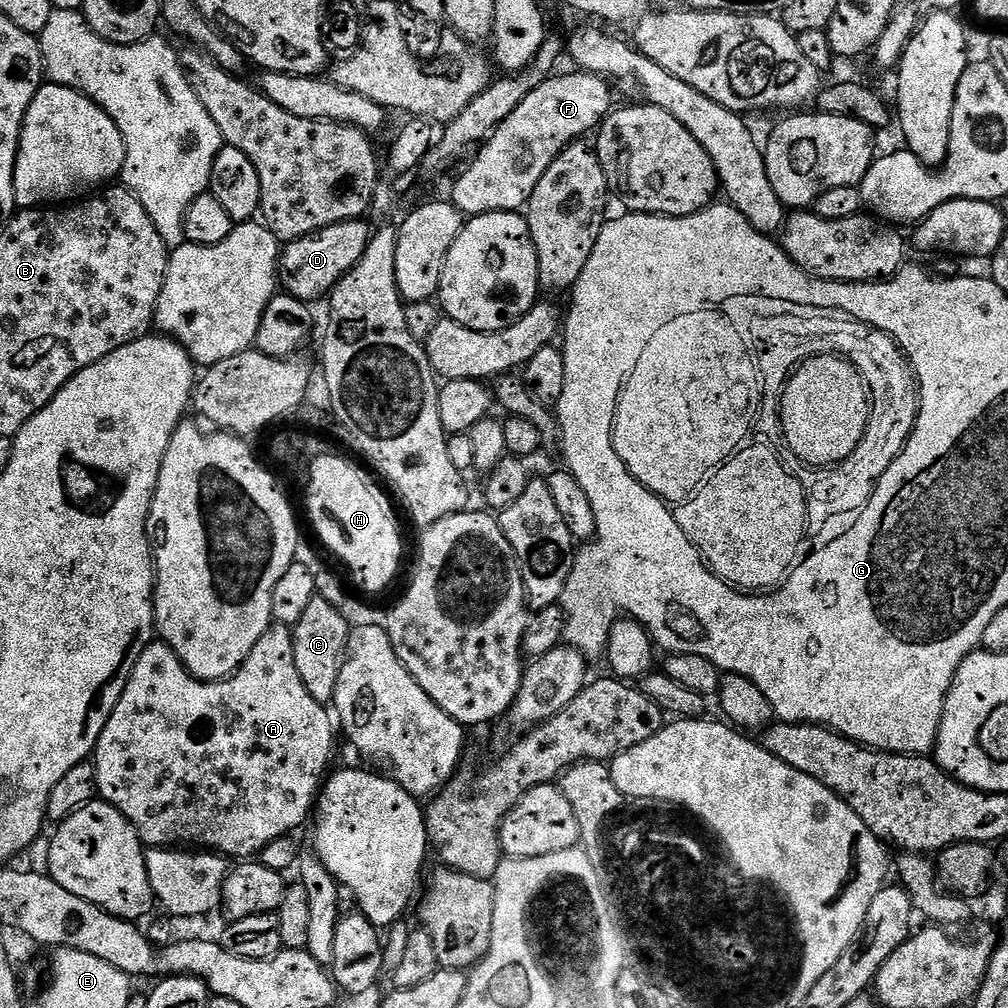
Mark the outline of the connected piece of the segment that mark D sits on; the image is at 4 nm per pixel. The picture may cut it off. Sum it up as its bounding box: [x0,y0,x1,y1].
[278,219,373,304]

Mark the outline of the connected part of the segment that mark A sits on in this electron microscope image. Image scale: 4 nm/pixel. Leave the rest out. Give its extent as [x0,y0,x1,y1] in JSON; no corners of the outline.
[94,626,334,858]

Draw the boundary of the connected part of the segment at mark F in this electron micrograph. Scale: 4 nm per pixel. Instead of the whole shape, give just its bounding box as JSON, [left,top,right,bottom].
[450,70,613,218]

